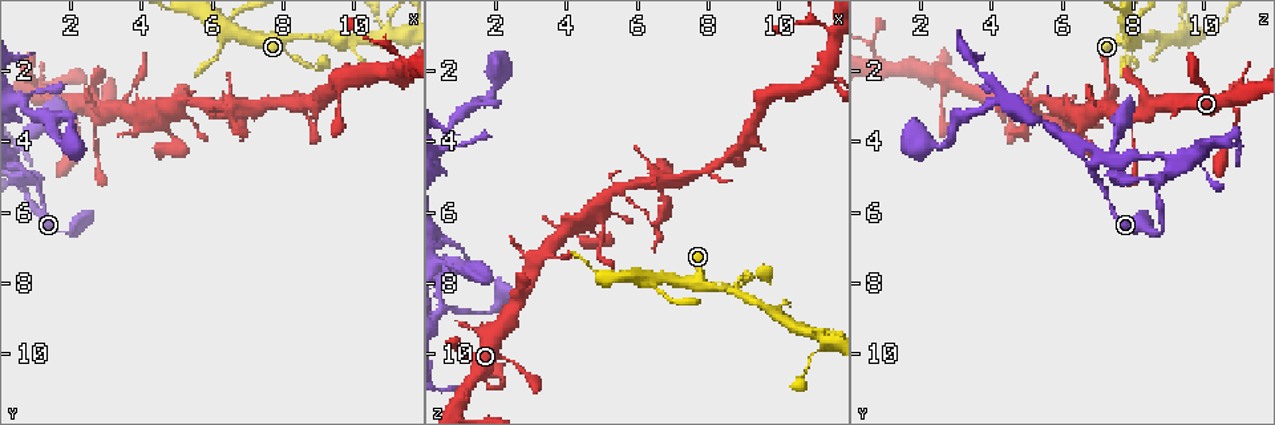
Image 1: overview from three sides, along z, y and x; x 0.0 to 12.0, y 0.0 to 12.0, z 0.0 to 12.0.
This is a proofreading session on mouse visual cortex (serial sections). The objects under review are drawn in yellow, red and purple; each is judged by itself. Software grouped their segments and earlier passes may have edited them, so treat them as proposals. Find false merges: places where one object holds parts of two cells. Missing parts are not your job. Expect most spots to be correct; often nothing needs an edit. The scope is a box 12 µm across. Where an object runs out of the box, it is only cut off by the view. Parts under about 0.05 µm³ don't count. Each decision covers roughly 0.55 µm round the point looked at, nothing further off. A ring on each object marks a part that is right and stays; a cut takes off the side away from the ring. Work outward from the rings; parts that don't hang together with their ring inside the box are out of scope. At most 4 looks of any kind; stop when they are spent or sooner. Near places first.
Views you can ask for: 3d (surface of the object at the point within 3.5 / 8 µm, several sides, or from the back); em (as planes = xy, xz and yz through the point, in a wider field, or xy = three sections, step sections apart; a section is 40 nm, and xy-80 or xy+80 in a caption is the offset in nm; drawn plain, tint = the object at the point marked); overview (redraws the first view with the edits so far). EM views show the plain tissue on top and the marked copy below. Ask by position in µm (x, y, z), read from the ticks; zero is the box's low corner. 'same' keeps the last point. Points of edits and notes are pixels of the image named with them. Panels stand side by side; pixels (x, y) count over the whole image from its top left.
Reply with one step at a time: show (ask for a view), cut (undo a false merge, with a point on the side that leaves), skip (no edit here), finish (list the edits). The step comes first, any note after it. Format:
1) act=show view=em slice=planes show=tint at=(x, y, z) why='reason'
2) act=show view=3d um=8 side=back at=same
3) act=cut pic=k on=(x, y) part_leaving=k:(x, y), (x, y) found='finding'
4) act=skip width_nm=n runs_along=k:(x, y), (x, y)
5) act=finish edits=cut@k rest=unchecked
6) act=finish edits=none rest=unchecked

act=show view=3d um=3.5 at=(8.8, 1.0, 8.2)

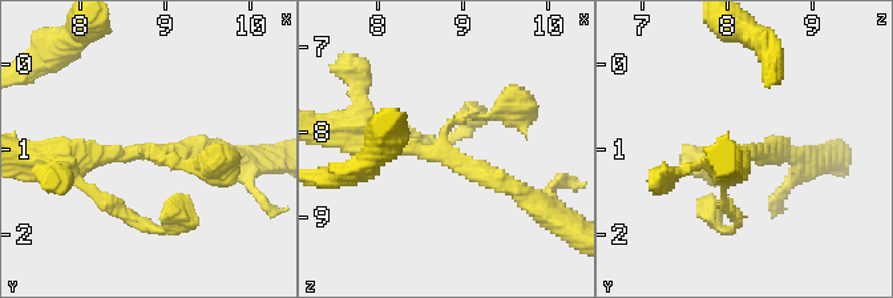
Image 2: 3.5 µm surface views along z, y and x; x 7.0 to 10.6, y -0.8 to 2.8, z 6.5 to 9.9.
act=show view=em slice=xy step=2 show=tint at=(8.75, 1.00, 8.25) arms=3 arm_widths_nm=100,250,300 why='shape alone is not enough'

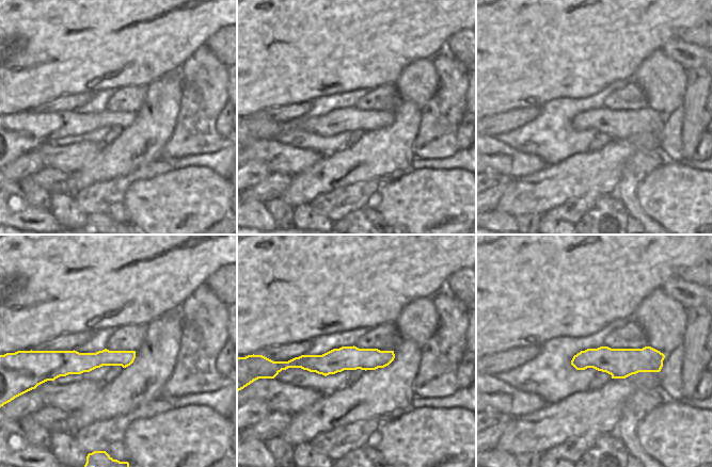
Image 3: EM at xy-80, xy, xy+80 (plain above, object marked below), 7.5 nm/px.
act=skip width_nm=180 runs_along=2:(362, 133), (443, 153), (524, 194) found='continuous, no second cell'

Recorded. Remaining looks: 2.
act=show view=3d um=8 at=(6.4, 3.0, 5.1) why='three-way junction'

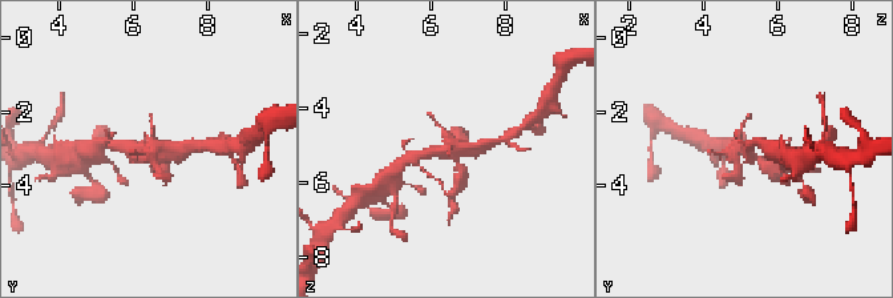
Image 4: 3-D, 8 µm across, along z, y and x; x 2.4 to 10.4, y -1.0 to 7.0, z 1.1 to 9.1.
act=show view=em slice=xy step=3 show=tint at=(6.5, 3.0, 5.1)

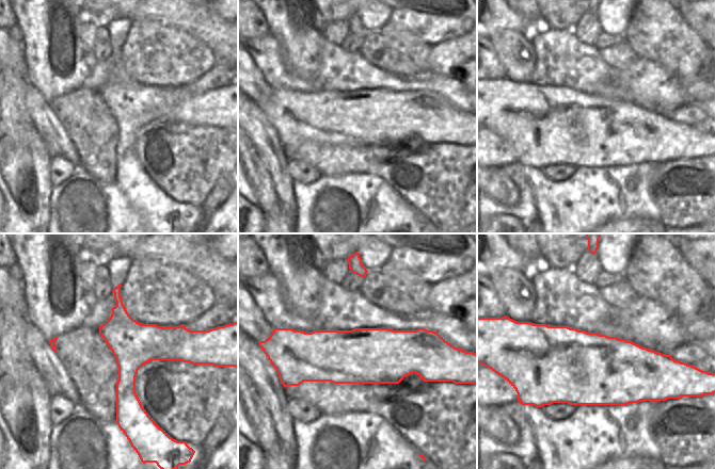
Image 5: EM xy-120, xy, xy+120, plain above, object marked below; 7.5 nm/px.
act=skip width_nm=420 runs_along=4:(412, 156), (489, 144) found='all the same cell'

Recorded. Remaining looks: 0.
act=finish edits=none rest=unchecked

